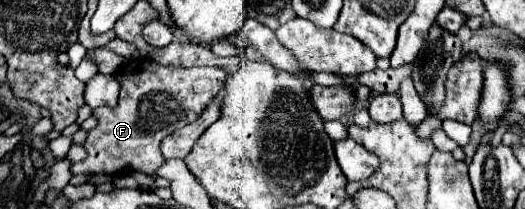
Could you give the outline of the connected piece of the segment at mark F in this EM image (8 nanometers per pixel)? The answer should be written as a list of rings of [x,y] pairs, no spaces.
[[[148,57],[130,61],[114,76],[121,84],[118,104],[94,109],[98,125],[88,133],[84,143],[88,157],[72,165],[72,175],[115,175],[118,171],[119,174],[140,171],[154,175],[164,163],[160,141],[176,129],[196,121],[226,83],[226,71],[222,67],[164,67]]]

